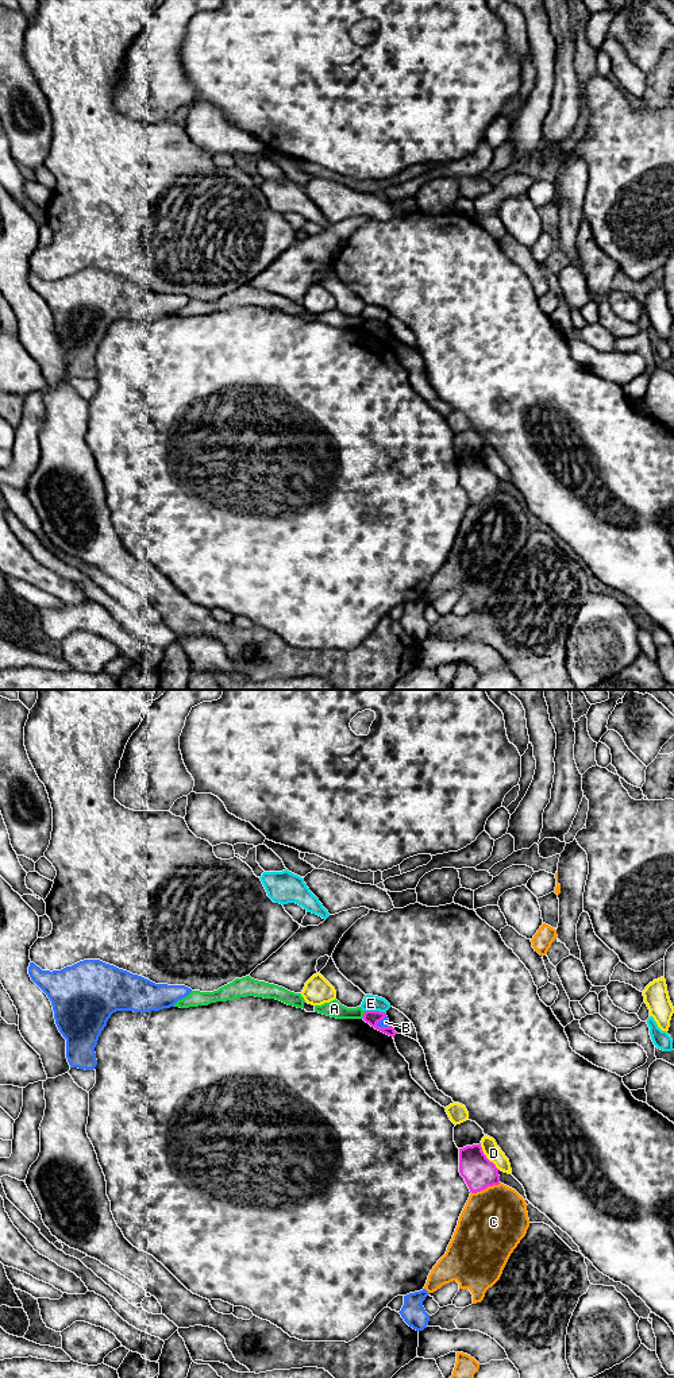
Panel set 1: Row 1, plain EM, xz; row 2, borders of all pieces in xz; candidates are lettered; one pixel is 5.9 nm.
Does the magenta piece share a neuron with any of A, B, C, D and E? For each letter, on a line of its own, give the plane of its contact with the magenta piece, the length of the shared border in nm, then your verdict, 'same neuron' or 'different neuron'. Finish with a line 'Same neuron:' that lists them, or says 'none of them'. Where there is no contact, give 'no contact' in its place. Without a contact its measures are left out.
A: contact in xz; length 50 nm; different neuron
B: contact in xz; length 90 nm; different neuron
C: contact in xz; length 190 nm; different neuron
D: contact in xz; length 200 nm; different neuron
E: contact in xz; length 130 nm; different neuron
Same neuron: none of them

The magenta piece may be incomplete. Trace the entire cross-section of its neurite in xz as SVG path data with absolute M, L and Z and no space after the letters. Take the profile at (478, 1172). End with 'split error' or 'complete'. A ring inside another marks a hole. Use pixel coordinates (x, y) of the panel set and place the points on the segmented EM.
M481 1143L459 1149L459 1173L471 1193L498 1185L498 1169L482 1151Z; complete

